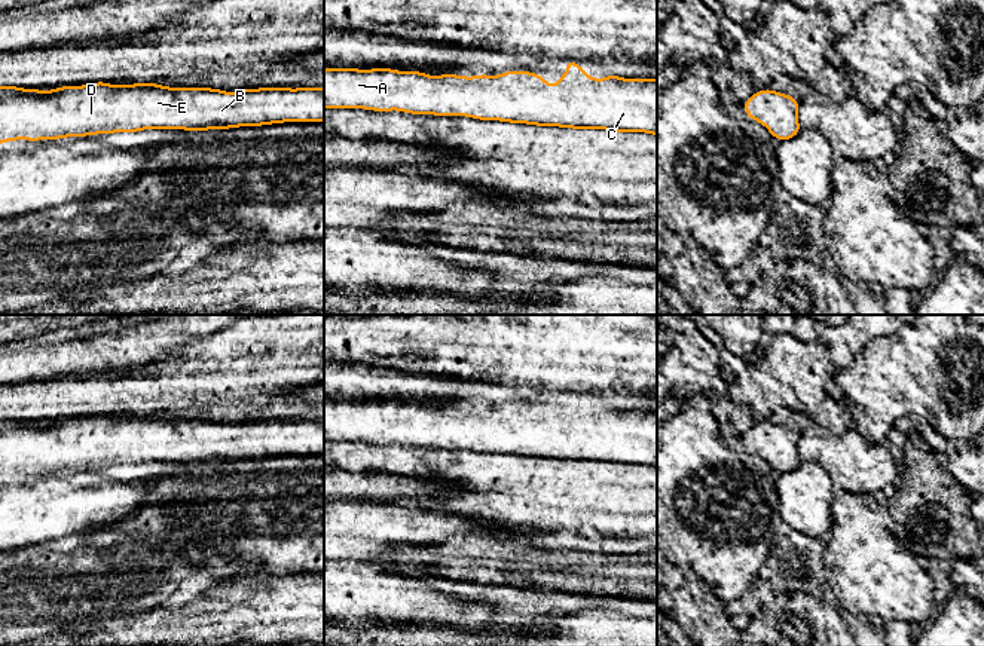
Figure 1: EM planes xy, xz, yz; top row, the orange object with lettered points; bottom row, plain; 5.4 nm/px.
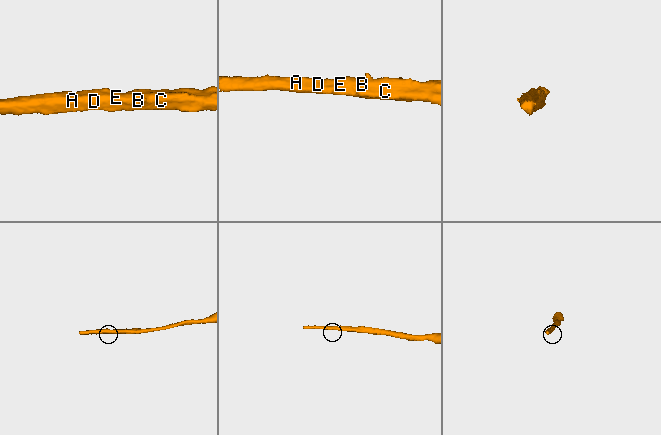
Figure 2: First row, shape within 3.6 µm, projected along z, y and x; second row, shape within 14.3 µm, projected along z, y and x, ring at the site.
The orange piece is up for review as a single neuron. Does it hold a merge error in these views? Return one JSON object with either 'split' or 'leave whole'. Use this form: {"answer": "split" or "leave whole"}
{"answer": "leave whole"}

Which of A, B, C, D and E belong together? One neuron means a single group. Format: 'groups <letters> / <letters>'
groups A B C D E

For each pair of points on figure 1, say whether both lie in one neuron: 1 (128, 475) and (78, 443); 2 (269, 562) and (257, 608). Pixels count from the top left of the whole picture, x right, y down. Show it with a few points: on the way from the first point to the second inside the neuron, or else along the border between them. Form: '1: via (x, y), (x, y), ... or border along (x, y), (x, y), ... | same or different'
1: via (116, 464), (97, 444), (89, 444) | same
2: border along (300, 571), (278, 575), (251, 573) | different

